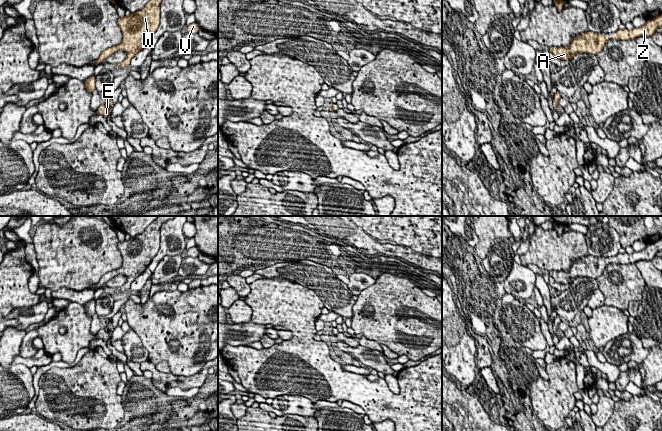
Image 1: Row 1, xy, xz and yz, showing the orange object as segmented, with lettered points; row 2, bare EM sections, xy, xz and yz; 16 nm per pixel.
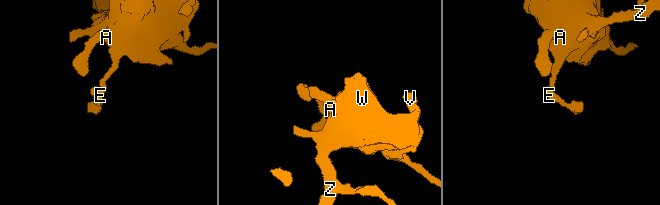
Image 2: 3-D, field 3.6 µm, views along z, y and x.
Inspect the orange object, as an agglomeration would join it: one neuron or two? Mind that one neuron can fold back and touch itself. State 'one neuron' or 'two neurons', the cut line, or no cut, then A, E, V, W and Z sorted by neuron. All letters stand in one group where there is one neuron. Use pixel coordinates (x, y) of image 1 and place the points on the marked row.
one neuron; no cut; A E V W Z

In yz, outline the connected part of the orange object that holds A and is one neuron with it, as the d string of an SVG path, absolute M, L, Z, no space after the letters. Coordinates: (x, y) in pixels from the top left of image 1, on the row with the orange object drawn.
M589 31L575 36L568 48L550 47L549 52L558 59L571 61L577 53L597 55L609 40L610 37L606 33L599 35Z

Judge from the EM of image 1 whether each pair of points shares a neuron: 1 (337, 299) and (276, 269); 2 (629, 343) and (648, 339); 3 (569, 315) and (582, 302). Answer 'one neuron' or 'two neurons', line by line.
1: one neuron
2: two neurons
3: one neuron

